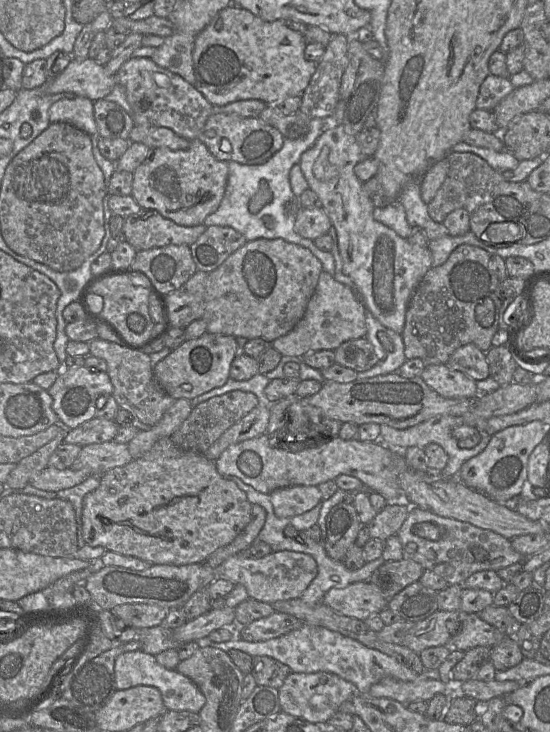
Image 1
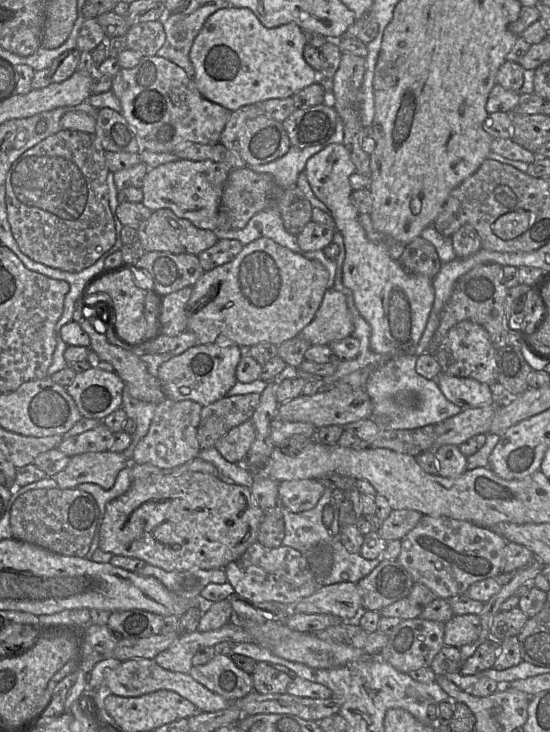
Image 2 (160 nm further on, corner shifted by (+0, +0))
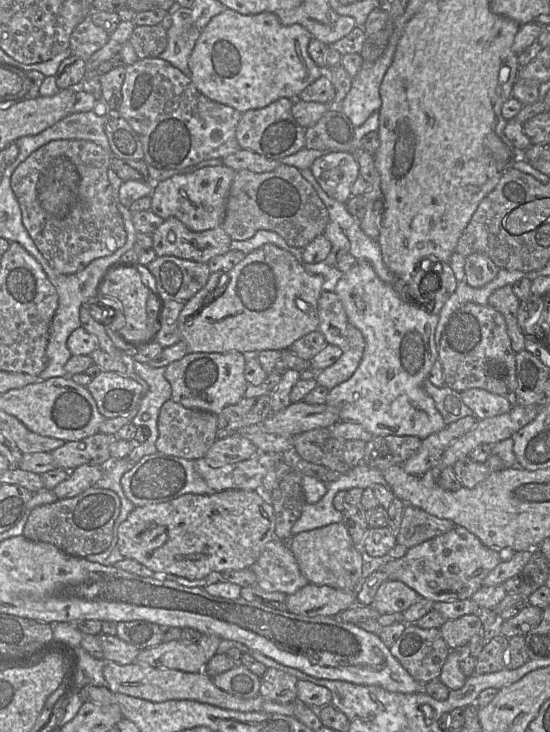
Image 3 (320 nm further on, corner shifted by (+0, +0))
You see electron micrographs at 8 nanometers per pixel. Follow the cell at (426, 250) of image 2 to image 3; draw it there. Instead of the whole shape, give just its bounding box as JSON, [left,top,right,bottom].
[394,256,458,316]

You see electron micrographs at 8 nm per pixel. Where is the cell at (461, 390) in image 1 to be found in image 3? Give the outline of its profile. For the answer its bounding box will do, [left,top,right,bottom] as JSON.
[460,389,512,420]

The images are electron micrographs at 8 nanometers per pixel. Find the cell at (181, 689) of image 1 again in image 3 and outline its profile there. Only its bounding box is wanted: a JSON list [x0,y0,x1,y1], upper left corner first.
[103,662,295,716]

